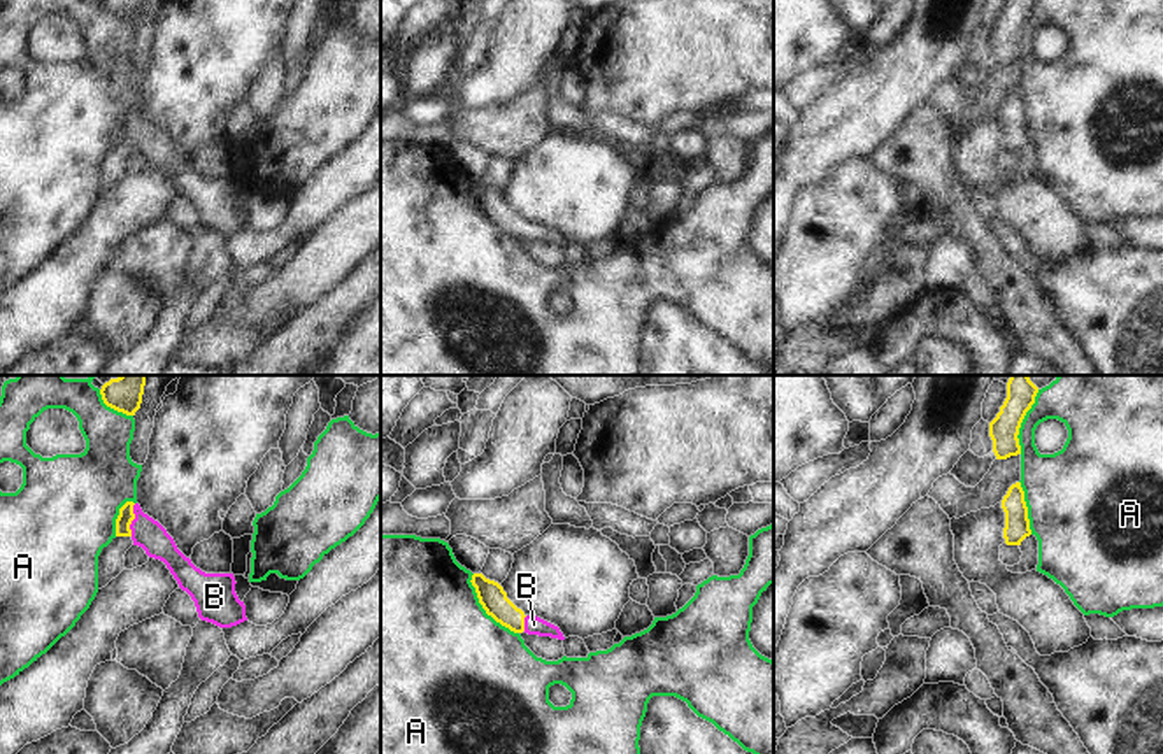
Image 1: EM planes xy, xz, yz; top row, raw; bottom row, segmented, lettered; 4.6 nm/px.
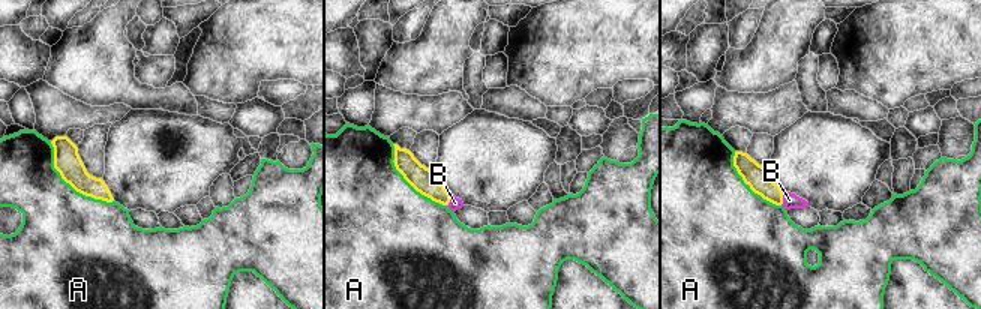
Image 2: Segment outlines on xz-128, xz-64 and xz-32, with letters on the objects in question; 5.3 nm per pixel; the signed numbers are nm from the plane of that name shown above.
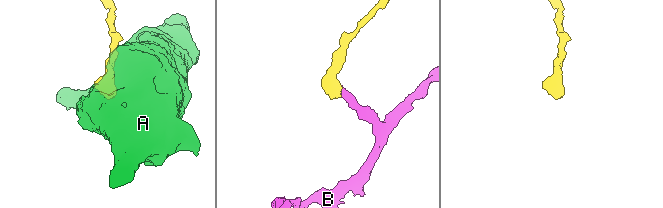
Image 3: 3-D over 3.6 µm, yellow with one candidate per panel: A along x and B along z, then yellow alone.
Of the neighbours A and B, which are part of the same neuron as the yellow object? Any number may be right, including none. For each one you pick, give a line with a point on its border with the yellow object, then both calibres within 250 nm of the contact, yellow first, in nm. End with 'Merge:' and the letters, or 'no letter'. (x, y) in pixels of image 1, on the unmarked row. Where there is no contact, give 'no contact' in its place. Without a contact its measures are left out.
B: meets yellow in xy at (134, 125); 70 nm thick on the yellow side, 140 nm on the other
Merge: B

